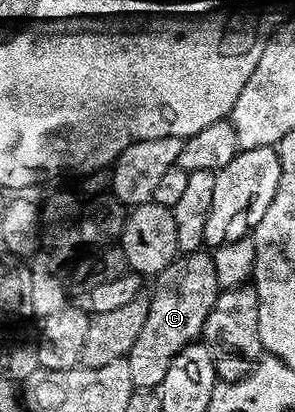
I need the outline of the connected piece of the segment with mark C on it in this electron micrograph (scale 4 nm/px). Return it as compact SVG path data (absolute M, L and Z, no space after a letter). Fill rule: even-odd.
M207 251L176 256L154 281L156 293L150 294L145 327L141 327L137 343L133 343L125 358L136 389L155 389L162 385L165 371L169 371L169 363L173 363L176 355L202 334L205 319L221 292L213 256Z

